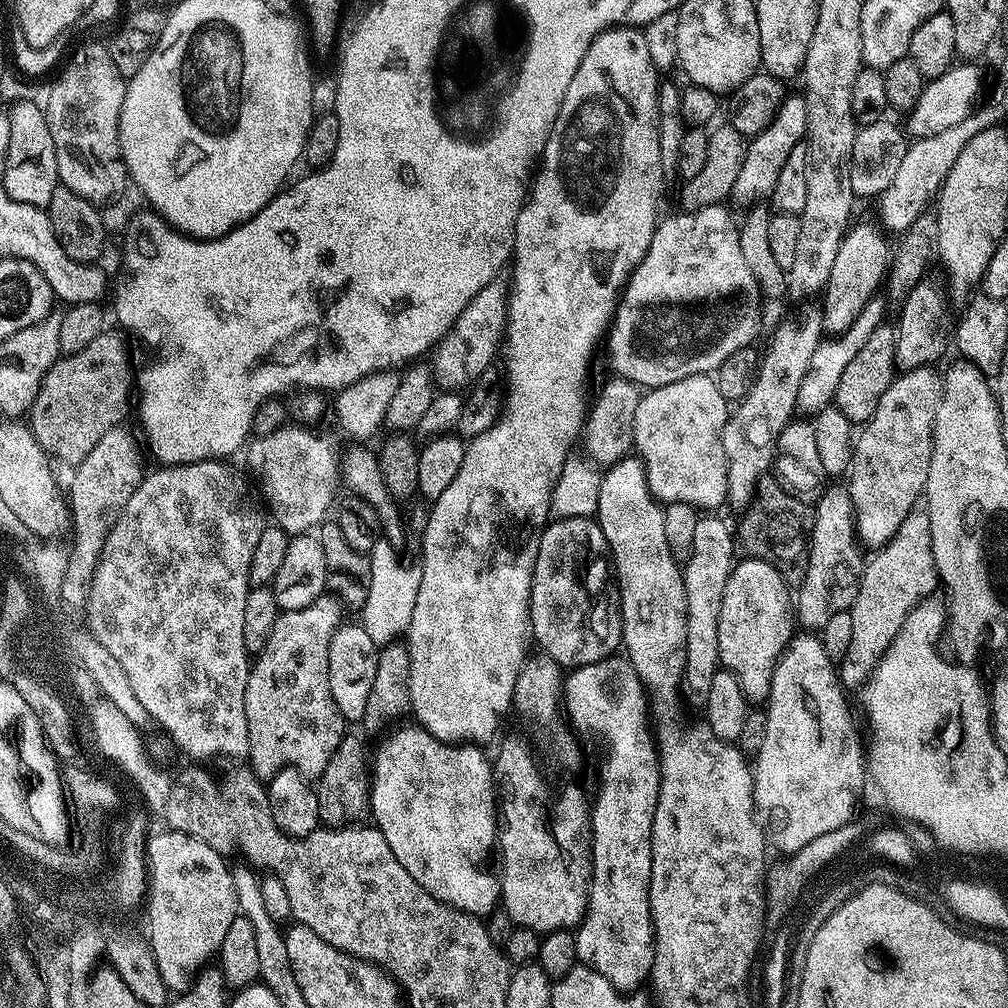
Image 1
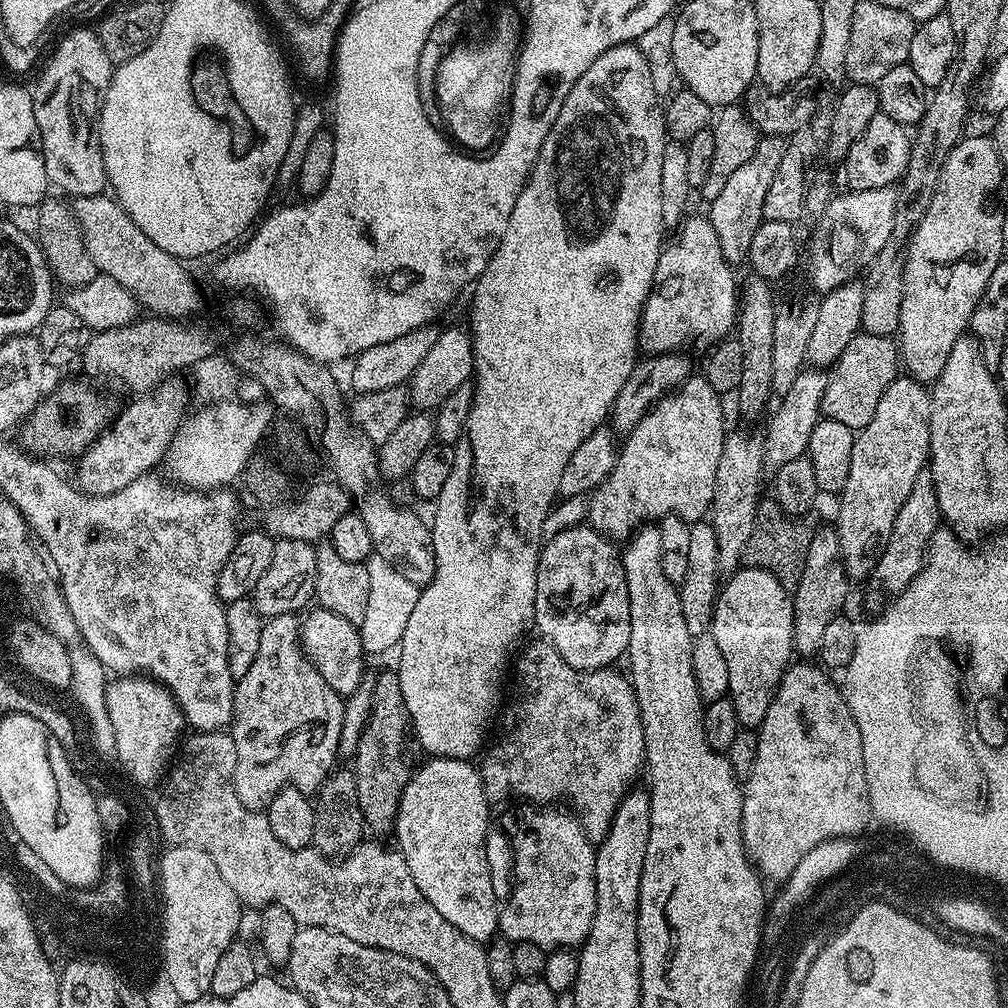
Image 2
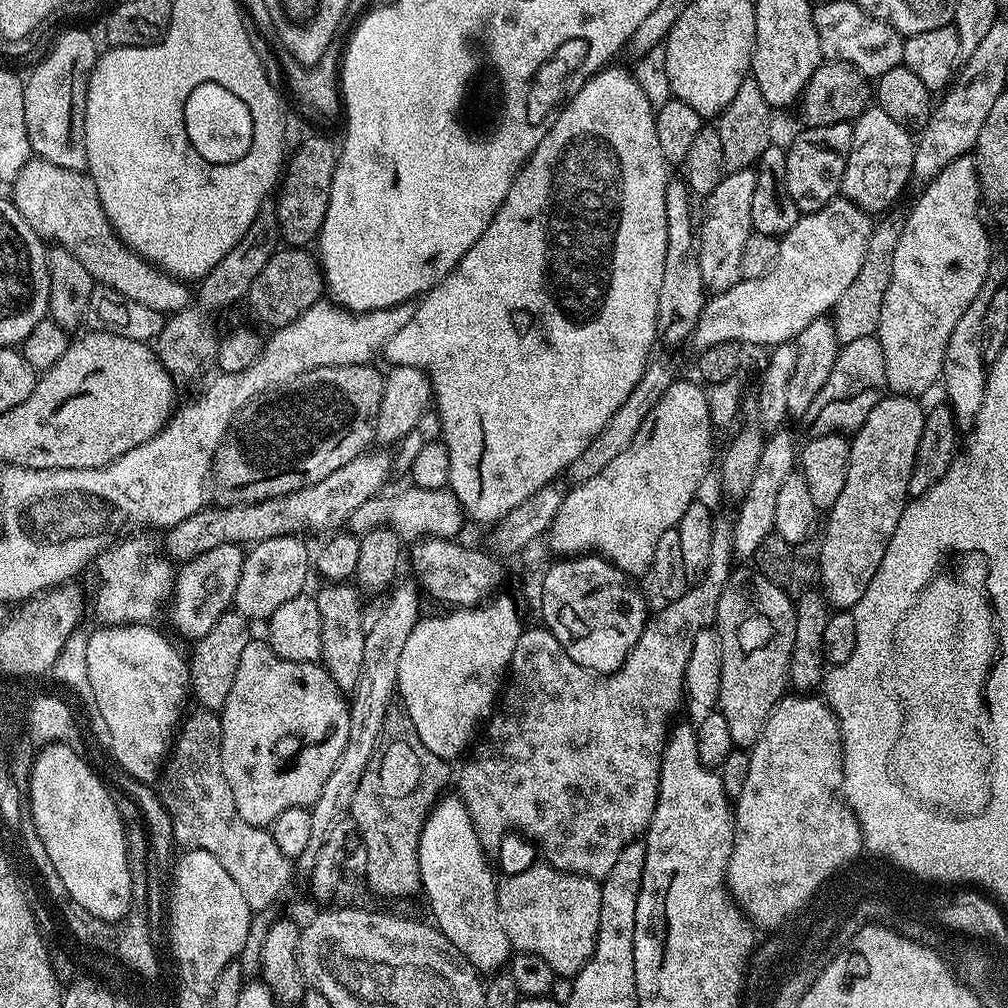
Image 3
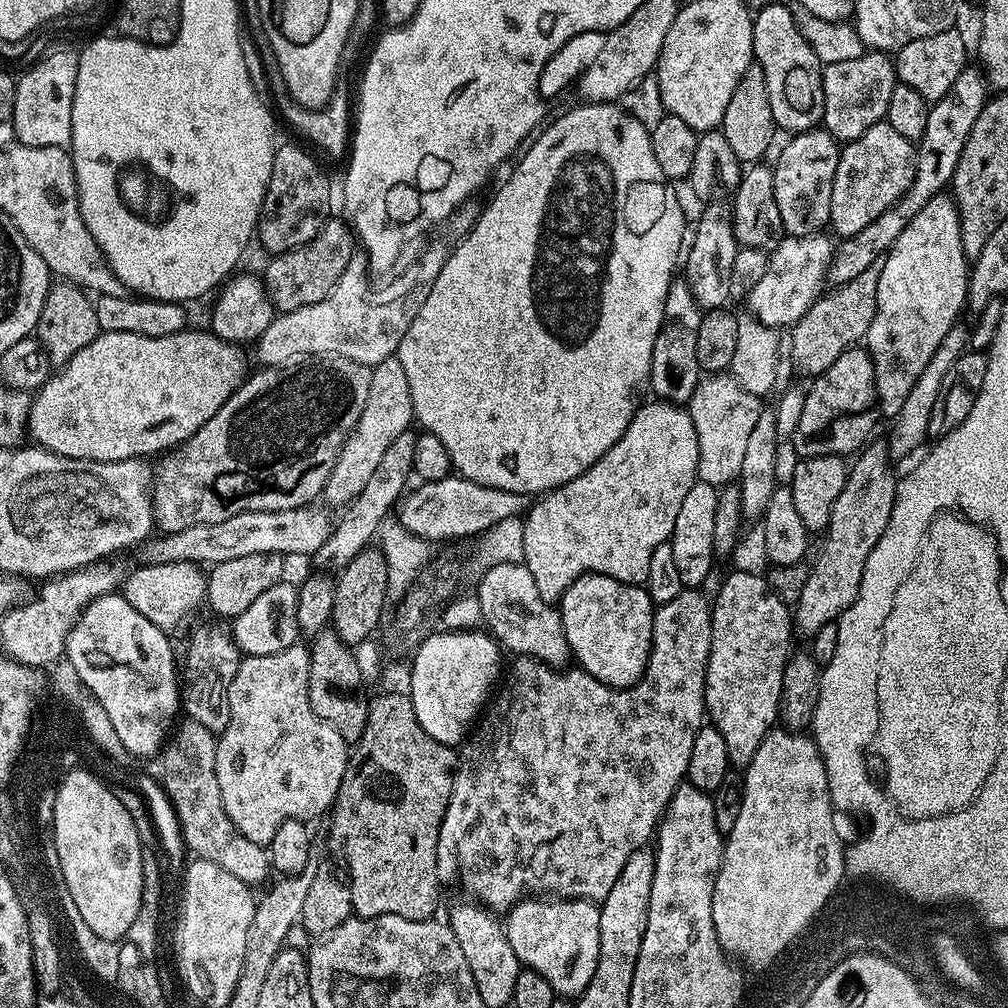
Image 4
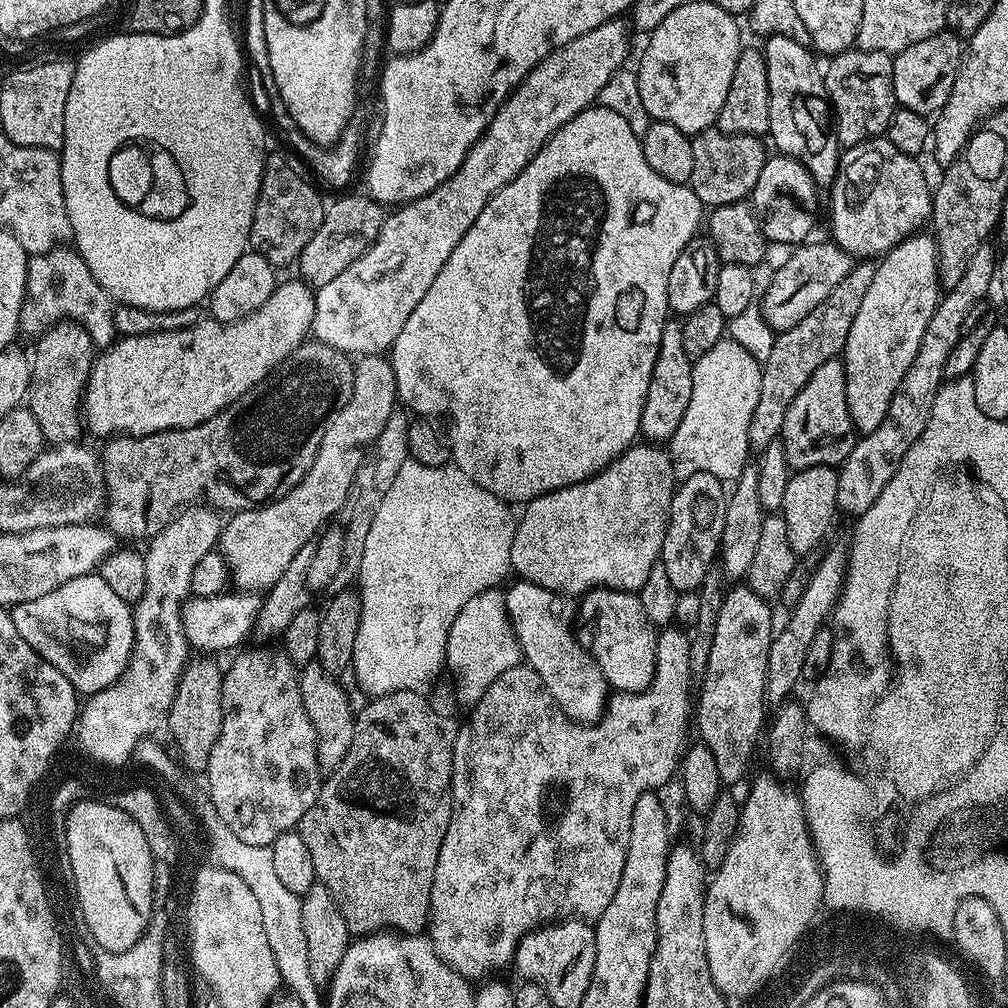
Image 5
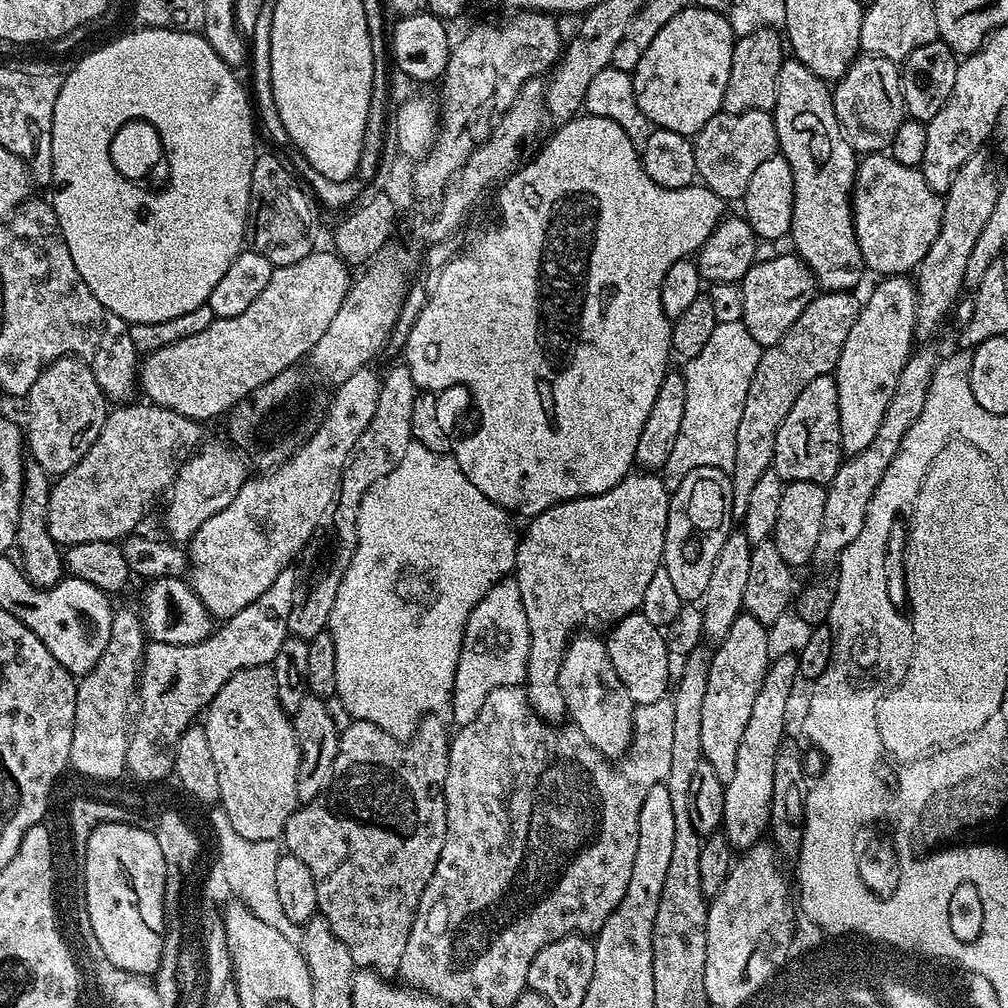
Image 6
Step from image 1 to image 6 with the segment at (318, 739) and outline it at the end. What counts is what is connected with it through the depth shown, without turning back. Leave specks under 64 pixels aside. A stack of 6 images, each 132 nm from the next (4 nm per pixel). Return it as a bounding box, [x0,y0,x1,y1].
[202,664,300,842]

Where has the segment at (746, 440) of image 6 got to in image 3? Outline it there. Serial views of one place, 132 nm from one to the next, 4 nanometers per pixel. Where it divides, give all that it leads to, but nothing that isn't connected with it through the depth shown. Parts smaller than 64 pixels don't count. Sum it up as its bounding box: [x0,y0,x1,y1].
[830,210,905,345]

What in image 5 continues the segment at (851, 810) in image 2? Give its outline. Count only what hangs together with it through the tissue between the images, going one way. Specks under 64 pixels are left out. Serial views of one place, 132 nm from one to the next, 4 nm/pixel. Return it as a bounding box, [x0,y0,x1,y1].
[704,775,824,998]

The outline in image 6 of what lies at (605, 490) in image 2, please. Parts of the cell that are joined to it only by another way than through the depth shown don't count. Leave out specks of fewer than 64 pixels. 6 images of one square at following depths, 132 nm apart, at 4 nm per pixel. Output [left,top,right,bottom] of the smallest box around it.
[514,470,670,722]

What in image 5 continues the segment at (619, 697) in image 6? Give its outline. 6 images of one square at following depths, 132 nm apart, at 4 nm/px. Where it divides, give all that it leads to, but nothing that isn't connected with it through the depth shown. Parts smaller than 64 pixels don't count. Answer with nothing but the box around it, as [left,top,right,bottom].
[505,578,610,724]

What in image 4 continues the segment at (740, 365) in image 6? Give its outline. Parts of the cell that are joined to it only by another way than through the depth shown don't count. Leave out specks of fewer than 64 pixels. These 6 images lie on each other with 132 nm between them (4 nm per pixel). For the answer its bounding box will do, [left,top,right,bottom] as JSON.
[688,374,762,488]

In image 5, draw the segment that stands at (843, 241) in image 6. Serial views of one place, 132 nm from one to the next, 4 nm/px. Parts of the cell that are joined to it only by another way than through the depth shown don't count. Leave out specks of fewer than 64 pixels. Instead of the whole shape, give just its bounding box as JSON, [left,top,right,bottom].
[762,36,842,186]

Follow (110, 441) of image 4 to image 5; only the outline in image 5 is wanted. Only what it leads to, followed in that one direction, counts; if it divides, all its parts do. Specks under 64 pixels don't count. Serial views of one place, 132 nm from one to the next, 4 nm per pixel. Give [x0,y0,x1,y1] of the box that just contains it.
[82,278,315,438]

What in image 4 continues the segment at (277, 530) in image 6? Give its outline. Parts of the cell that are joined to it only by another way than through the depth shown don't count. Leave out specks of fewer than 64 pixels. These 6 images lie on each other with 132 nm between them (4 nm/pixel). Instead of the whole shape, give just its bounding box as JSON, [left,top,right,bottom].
[322,355,413,506]

